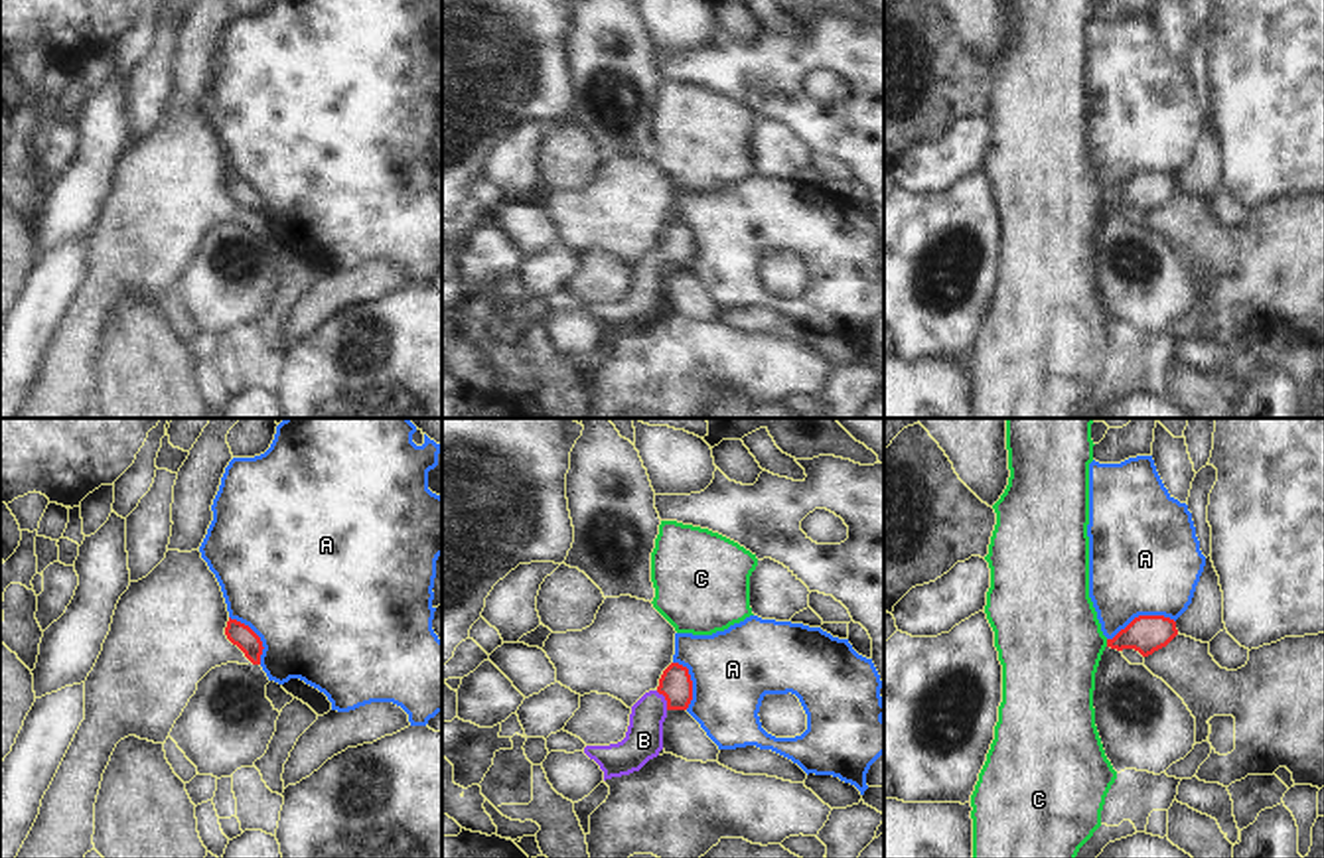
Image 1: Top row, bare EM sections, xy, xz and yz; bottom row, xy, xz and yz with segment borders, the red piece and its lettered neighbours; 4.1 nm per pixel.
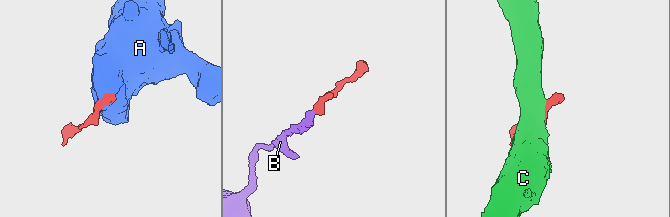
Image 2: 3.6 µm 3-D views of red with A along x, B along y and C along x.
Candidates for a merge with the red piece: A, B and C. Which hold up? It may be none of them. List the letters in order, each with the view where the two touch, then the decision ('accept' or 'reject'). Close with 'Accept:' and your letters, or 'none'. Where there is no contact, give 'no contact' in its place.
A: contact in yz; reject
B: contact in xz; accept
C: contact in yz; reject
Accept: B

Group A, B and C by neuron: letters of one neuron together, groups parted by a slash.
A / B / C

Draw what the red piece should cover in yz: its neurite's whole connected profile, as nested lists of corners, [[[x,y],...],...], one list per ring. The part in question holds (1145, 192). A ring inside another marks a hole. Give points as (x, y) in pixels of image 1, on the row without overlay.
[[[1139,174],[1107,205],[1123,209],[1135,207],[1142,215],[1166,205],[1178,193],[1176,179],[1164,174]]]

